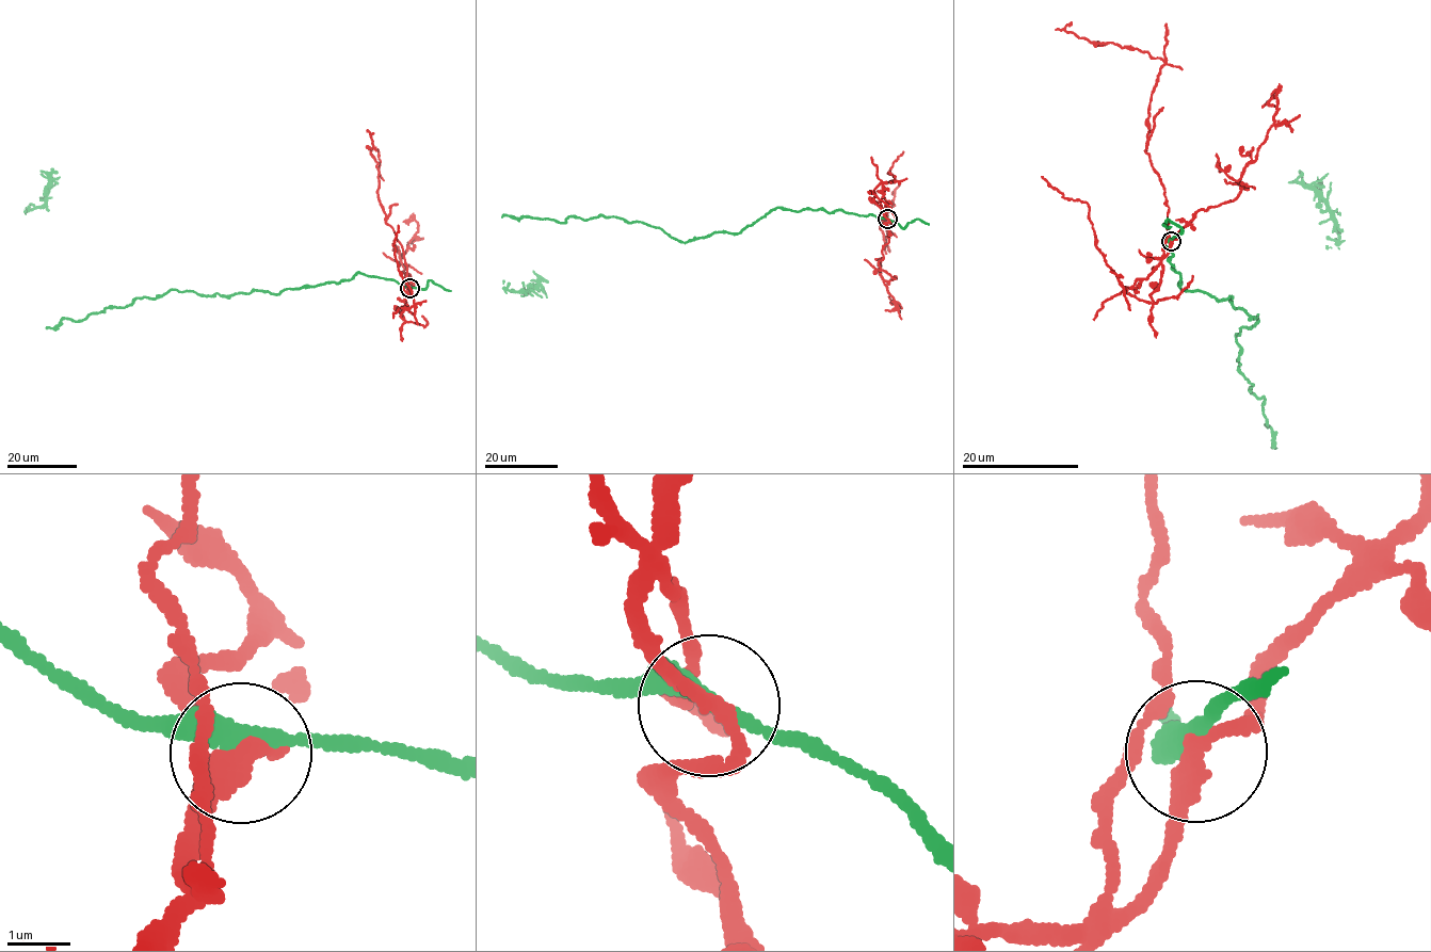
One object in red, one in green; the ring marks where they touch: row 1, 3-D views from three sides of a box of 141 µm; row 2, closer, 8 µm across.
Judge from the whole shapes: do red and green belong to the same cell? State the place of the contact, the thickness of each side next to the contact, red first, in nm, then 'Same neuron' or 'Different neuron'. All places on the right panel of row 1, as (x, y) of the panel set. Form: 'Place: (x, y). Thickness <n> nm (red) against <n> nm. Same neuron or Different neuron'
Place: (1171, 241). Thickness 260 nm (red) against 280 nm. Different neuron

